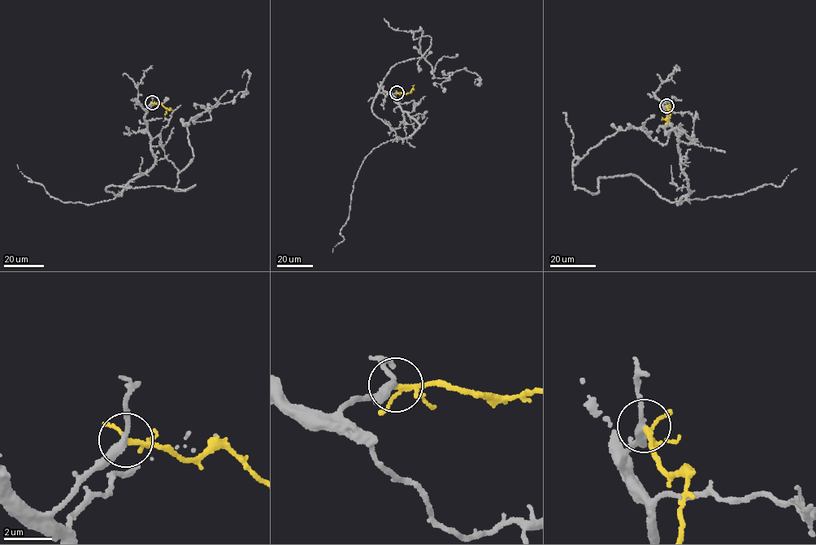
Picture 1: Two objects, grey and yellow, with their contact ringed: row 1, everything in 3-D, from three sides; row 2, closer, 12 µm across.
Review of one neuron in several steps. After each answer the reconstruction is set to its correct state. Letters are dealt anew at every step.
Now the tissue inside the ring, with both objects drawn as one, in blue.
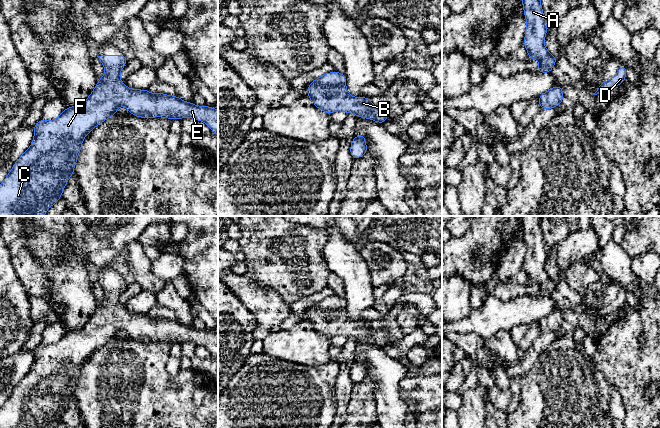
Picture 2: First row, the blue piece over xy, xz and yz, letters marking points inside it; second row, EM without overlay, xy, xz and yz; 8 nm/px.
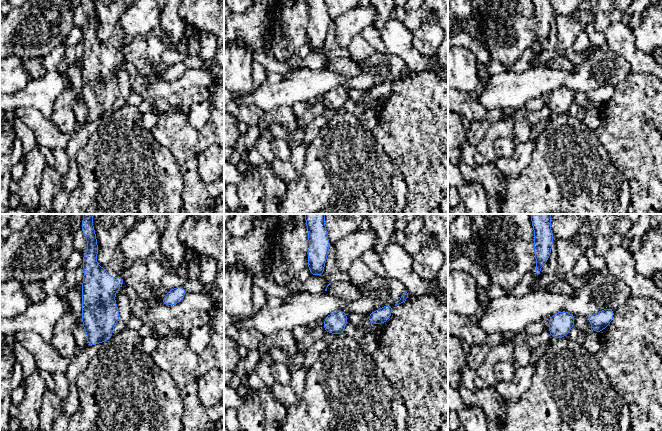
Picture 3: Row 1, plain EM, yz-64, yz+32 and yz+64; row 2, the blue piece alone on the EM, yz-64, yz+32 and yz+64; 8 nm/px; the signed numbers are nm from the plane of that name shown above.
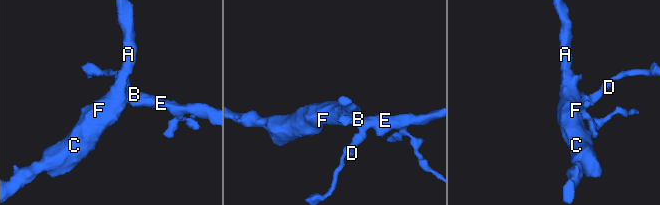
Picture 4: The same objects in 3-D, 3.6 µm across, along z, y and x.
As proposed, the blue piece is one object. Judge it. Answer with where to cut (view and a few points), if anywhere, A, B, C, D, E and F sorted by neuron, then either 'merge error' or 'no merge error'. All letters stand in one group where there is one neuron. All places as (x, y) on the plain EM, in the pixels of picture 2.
cut none; groups A B C D E F; no merge error

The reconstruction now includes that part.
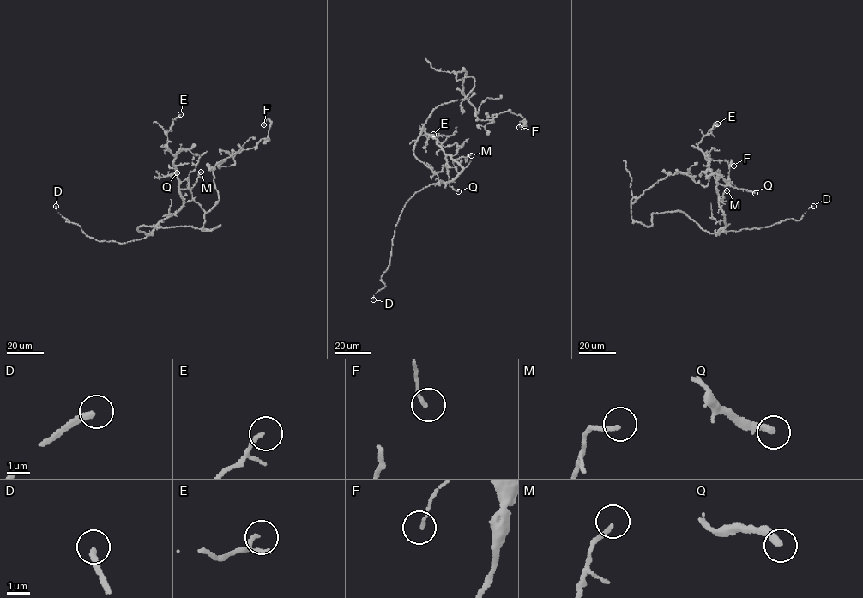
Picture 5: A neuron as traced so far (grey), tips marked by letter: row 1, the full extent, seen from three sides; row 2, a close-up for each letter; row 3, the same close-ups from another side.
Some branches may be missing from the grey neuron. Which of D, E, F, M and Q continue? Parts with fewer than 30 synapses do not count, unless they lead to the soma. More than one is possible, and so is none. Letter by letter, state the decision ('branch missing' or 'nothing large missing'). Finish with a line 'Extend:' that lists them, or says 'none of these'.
D: branch missing
E: nothing large missing
F: branch missing
M: nothing large missing
Q: nothing large missing
Extend: D, F

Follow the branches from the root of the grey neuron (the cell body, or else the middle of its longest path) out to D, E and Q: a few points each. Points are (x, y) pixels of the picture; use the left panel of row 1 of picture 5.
D: (195, 228), (143, 225), (137, 230), (152, 234), (122, 243), (99, 241), (67, 222), (56, 206)
E: (195, 228), (137, 230), (152, 234), (183, 204), (165, 134), (180, 114)
Q: (195, 228), (143, 225), (137, 230), (152, 234), (159, 222), (183, 204), (179, 181), (170, 174), (177, 172)

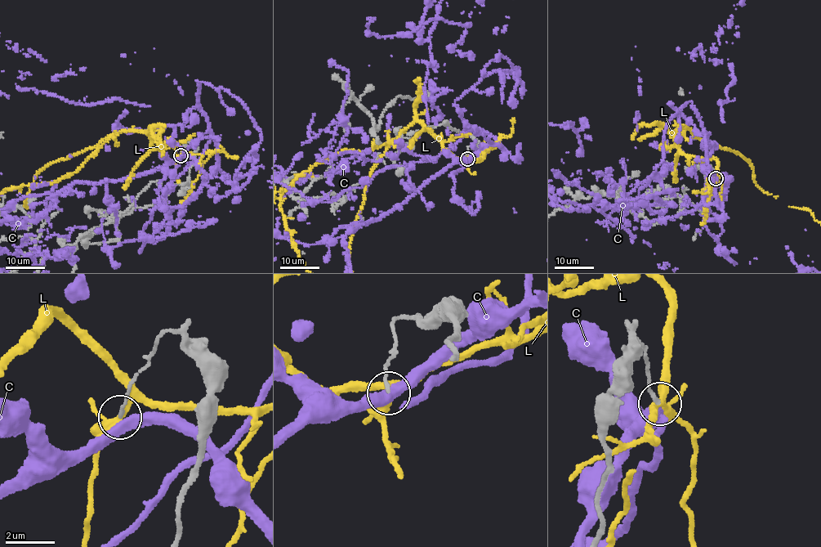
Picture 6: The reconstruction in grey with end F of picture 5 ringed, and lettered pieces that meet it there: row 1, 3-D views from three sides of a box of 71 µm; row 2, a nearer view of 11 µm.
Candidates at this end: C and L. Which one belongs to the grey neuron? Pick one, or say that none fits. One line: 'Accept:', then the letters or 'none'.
Accept: none

